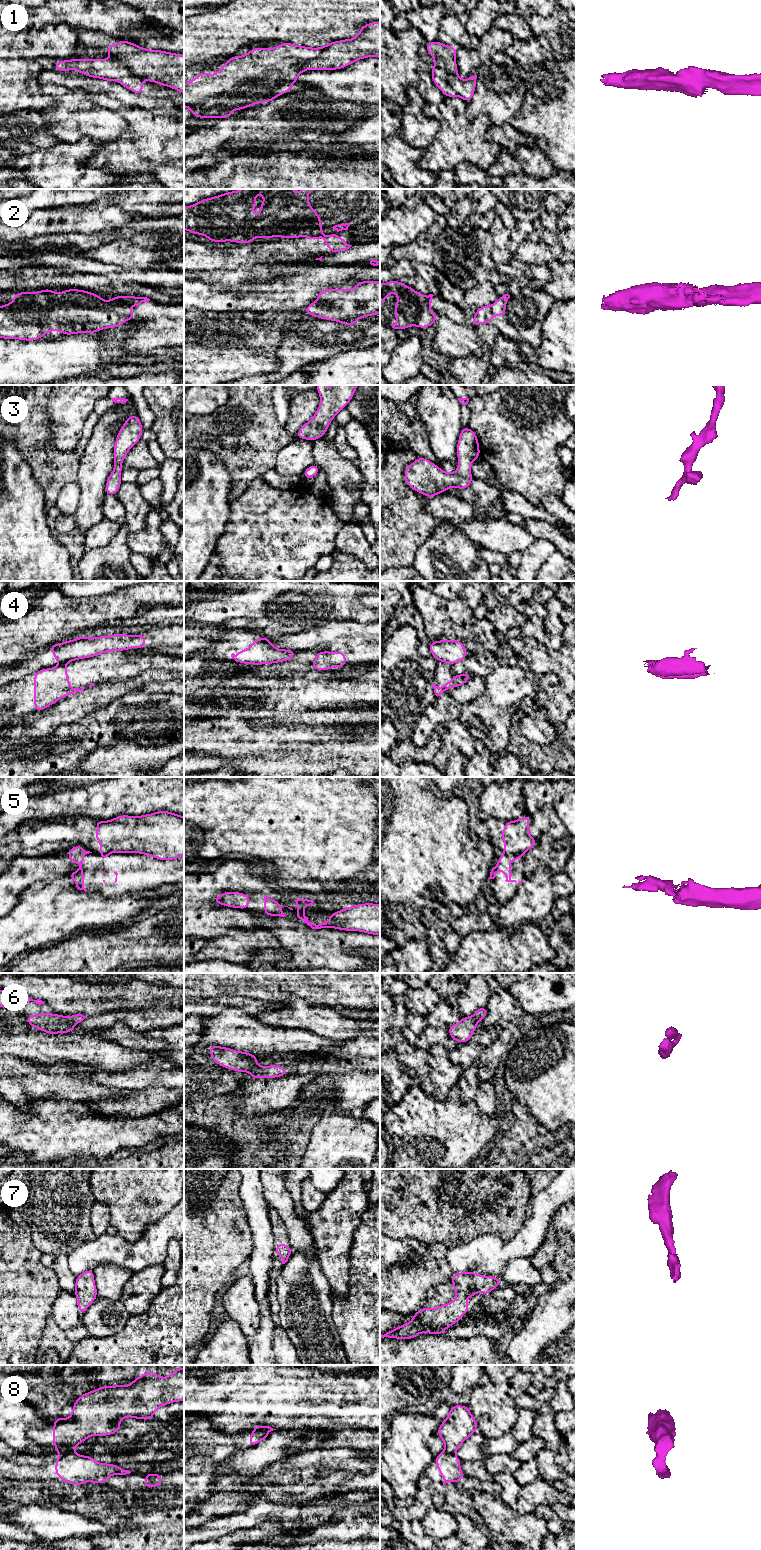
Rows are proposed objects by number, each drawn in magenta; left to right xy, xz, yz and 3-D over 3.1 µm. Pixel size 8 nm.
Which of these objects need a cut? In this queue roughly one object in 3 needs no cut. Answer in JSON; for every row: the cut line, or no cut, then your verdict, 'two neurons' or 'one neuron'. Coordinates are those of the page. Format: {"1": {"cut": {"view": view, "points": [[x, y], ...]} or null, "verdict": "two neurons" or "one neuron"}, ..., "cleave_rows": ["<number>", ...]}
{"1": {"cut": {"view": "xz", "points": [[322, 47], [318, 56], [308, 59], [303, 64], [304, 70]]}, "verdict": "two neurons"}, "2": {"cut": {"view": "xy", "points": [[112, 300], [128, 306]]}, "verdict": "two neurons"}, "3": {"cut": null, "verdict": "one neuron"}, "4": {"cut": {"view": "xy", "points": [[66, 662], [61, 664]]}, "verdict": "two neurons"}, "5": {"cut": {"view": "yz", "points": [[522, 853], [511, 854]]}, "verdict": "two neurons"}, "6": {"cut": null, "verdict": "one neuron"}, "7": {"cut": null, "verdict": "one neuron"}, "8": {"cut": {"view": "xz", "points": [[253, 1429], [263, 1431], [267, 1435]]}, "verdict": "two neurons"}, "cleave_rows": ["1", "2", "4", "5", "8"]}

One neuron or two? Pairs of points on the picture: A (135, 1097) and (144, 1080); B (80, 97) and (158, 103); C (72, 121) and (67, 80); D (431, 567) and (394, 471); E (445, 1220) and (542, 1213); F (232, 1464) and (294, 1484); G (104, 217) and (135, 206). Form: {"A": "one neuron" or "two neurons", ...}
{"A": "two neurons", "B": "two neurons", "C": "two neurons", "D": "two neurons", "E": "two neurons", "F": "two neurons", "G": "two neurons"}

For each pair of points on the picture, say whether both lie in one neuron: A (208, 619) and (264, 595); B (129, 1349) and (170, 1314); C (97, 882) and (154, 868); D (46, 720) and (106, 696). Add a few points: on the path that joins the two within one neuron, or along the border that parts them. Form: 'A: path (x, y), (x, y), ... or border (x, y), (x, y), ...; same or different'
A: path (222, 607), (250, 603); same
B: path (140, 1338), (150, 1326), (159, 1322); same
C: path (111, 874), (140, 873); same
D: path (61, 710), (76, 699), (91, 696); same

